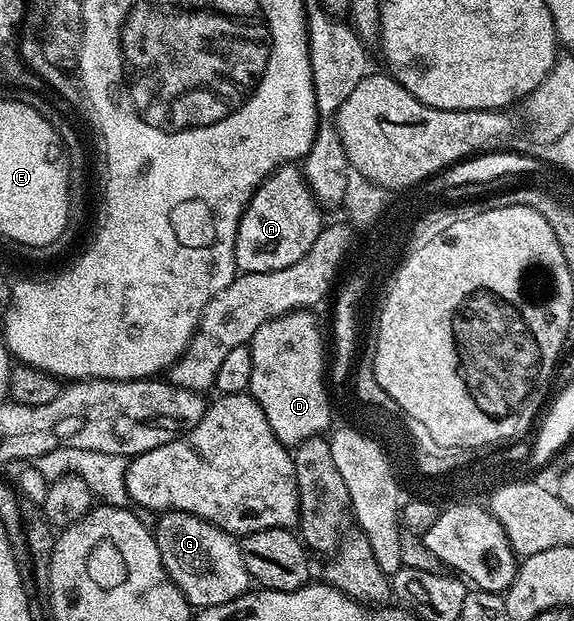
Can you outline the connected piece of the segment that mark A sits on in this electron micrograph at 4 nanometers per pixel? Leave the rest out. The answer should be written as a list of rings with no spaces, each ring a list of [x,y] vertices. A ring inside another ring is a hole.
[[[296,163],[283,164],[272,176],[263,181],[257,187],[245,212],[241,215],[241,221],[237,227],[237,258],[240,261],[239,268],[242,273],[277,271],[281,267],[291,266],[296,263],[303,254],[310,250],[315,238],[323,227],[322,209],[316,200],[313,199],[313,192],[305,180],[304,171]]]

